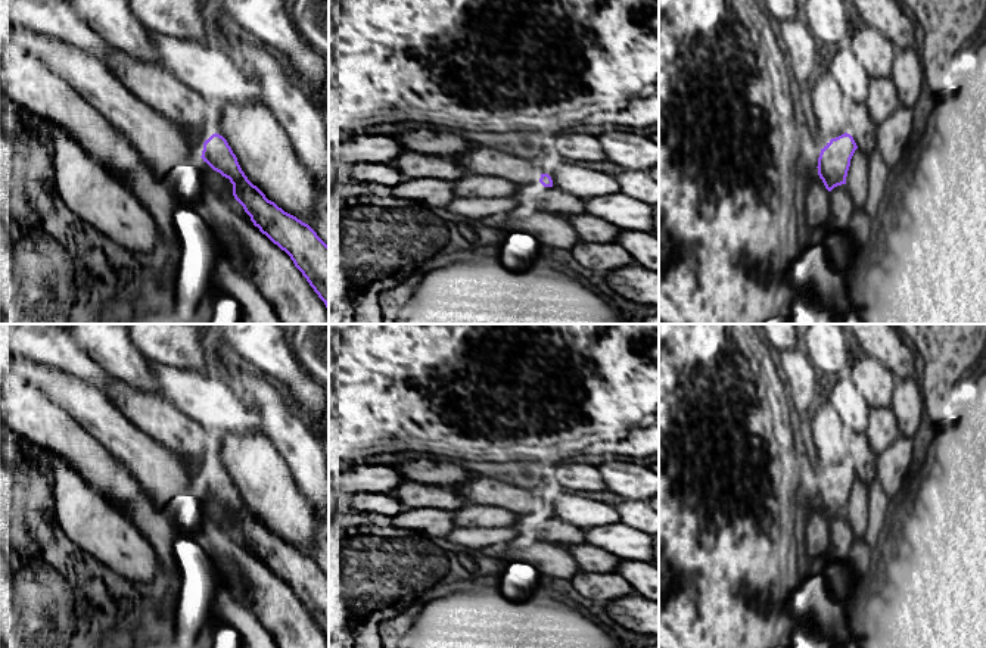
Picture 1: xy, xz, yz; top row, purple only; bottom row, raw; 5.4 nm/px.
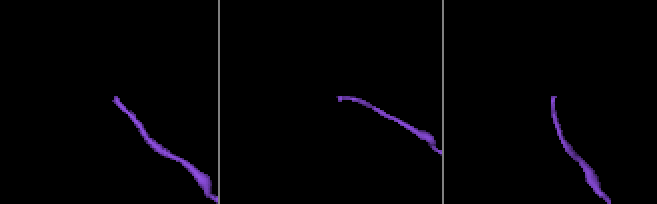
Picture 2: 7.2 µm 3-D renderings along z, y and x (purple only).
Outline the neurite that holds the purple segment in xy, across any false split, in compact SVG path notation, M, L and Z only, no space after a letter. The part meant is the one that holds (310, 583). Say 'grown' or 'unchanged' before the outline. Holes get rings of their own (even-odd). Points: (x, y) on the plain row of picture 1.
grown | M192 458L180 459L189 473L190 489L199 492L202 487L214 501L230 510L234 529L254 555L290 586L329 639L329 576L308 554L268 530L248 510L223 465L215 462L206 470L202 462Z

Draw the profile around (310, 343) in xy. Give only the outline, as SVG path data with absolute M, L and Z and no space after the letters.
M295 324L290 349L299 364L329 390L329 324Z

